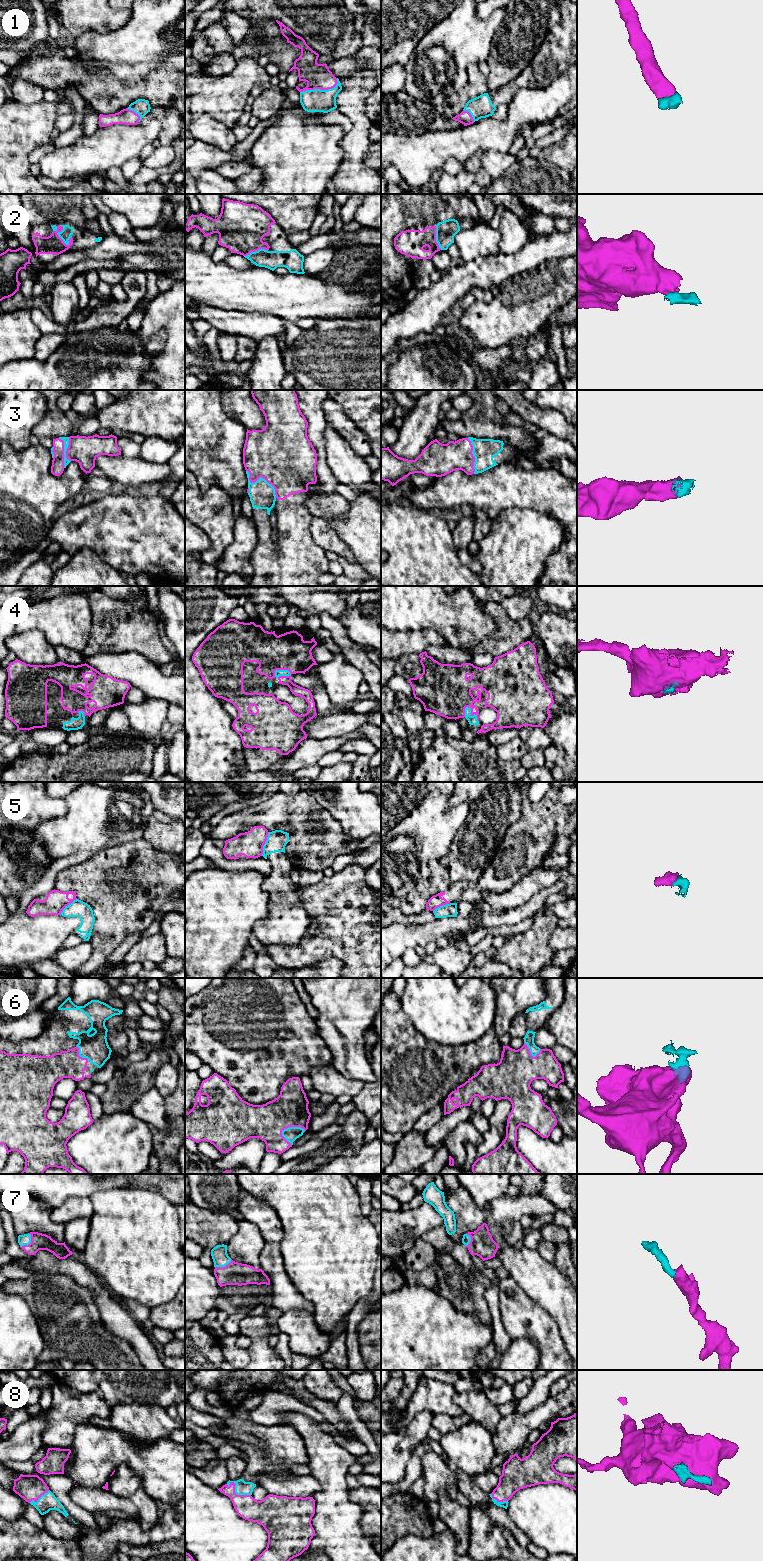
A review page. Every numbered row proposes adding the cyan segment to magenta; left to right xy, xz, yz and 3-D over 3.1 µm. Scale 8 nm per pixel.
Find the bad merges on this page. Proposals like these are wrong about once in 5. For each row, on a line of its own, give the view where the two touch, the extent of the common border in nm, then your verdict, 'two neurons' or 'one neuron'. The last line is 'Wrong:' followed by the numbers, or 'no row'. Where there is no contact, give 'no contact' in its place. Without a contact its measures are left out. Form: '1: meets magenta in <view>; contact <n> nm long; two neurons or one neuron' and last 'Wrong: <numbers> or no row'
1: meets magenta in xz; contact 320 nm long; one neuron
2: meets magenta in xy; contact 190 nm long; one neuron
3: meets magenta in xy; contact 260 nm long; one neuron
4: meets magenta in xz; contact 150 nm long; one neuron
5: meets magenta in xz; contact 200 nm long; two neurons
6: meets magenta in xz; contact 200 nm long; one neuron
7: meets magenta in xy; contact 140 nm long; one neuron
8: meets magenta in xz; contact 220 nm long; one neuron
Wrong: 5

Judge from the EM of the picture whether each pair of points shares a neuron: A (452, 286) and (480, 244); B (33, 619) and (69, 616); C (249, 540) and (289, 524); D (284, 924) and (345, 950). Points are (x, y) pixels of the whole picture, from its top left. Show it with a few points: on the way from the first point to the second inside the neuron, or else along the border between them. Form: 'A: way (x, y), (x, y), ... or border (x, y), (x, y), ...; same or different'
A: border (491, 253), (461, 262); different
B: way (42, 616), (60, 616); same
C: border (252, 520), (257, 540); different
D: border (306, 932), (296, 944), (287, 944), (285, 946); different

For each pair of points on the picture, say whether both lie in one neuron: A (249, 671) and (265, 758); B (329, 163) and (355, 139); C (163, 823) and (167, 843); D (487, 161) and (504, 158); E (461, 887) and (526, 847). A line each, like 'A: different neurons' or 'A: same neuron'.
A: same neuron
B: different neurons
C: same neuron
D: same neuron
E: same neuron

